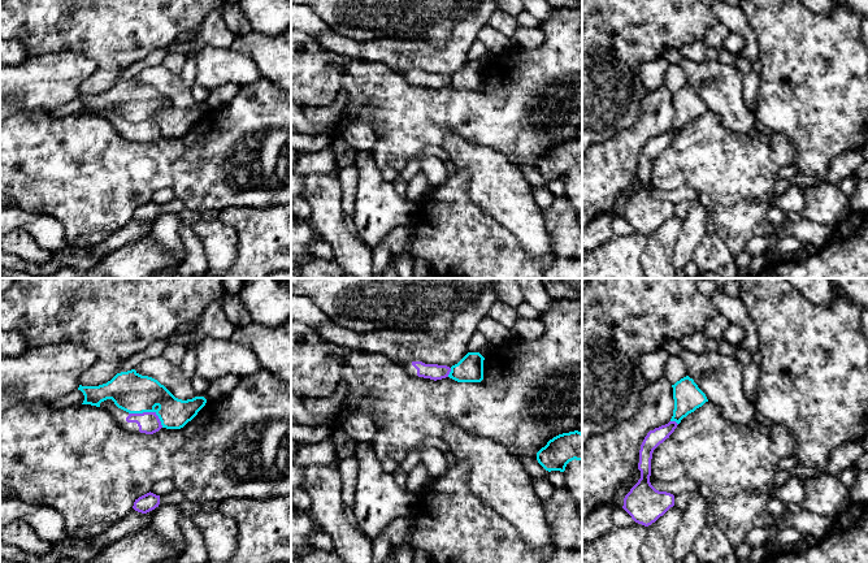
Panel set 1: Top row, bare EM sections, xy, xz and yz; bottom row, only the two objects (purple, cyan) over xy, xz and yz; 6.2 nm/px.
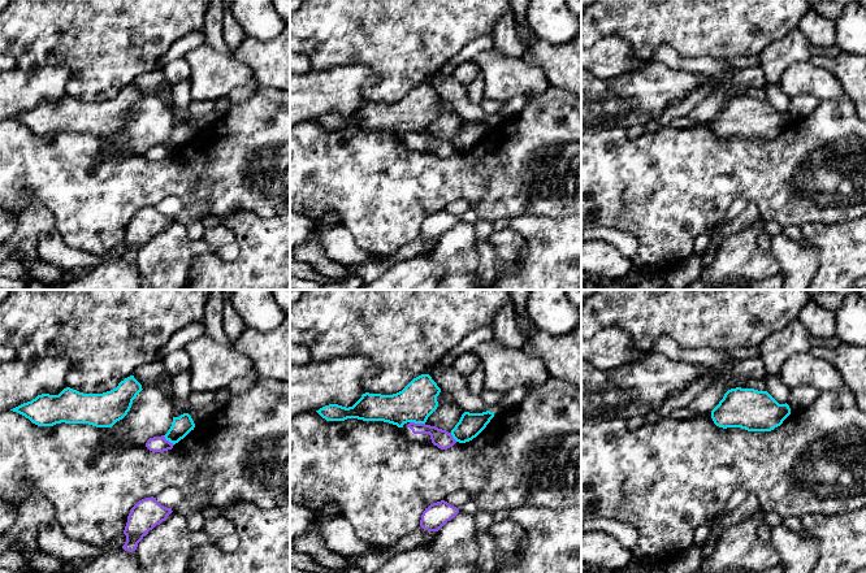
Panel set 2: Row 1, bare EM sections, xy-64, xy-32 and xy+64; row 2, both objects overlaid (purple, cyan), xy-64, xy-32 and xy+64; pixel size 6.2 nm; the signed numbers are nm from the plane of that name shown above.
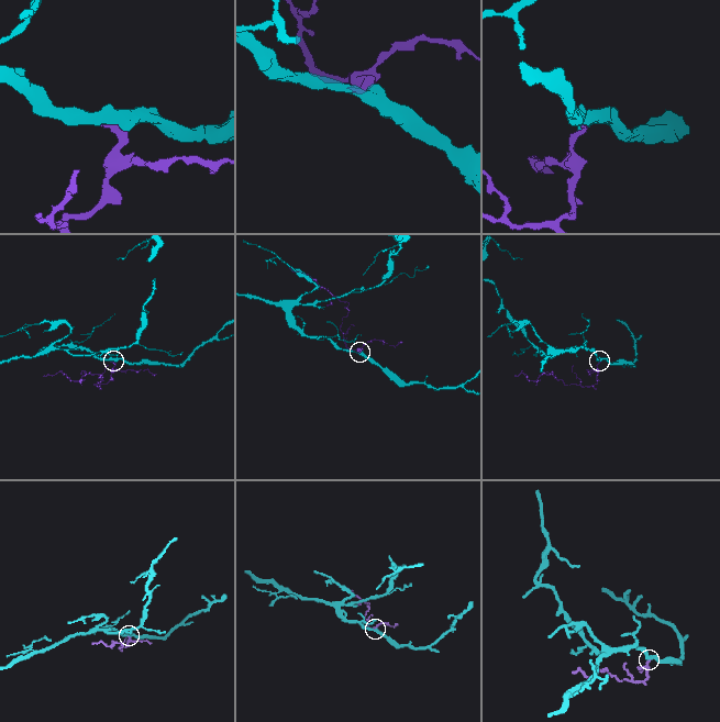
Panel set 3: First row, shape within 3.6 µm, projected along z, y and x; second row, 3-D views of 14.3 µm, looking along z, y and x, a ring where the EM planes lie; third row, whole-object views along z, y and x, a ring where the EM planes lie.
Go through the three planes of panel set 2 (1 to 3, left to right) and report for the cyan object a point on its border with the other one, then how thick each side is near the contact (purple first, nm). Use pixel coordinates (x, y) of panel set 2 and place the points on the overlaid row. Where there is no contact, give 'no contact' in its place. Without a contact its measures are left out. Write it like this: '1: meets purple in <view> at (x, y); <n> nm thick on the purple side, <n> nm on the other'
1: meets purple in xy-64 at (168, 441); 100 nm thick on the purple side, 120 nm on the other
2: meets purple in xy-32 at (418, 424); 120 nm thick on the purple side, 240 nm on the other
3: no contact

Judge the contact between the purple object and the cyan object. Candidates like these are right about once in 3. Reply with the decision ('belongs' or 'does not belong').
does not belong

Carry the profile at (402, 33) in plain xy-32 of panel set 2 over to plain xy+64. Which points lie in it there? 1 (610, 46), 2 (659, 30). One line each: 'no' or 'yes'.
1: no
2: yes

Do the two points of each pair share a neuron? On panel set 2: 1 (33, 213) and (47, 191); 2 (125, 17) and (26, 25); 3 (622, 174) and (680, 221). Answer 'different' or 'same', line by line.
1: different
2: same
3: same

